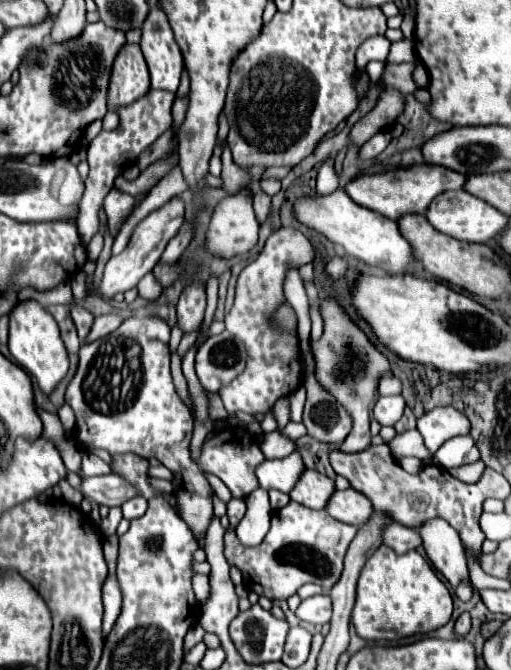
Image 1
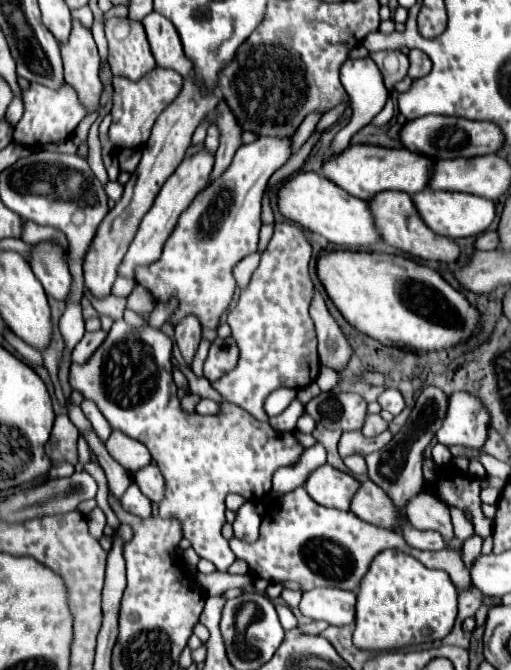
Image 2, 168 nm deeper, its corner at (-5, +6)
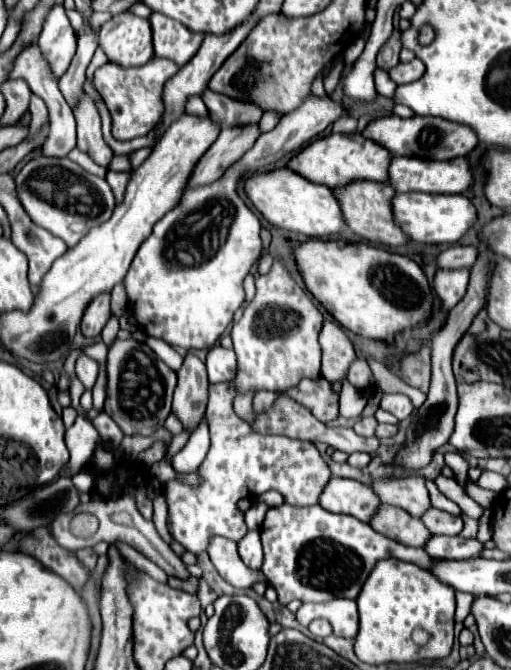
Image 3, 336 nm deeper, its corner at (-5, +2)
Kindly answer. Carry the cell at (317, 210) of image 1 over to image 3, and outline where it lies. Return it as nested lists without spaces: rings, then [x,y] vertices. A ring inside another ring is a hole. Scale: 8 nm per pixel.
[[[276,168],[270,172],[256,172],[246,178],[244,192],[254,204],[254,208],[274,226],[290,232],[298,232],[310,238],[328,238],[344,228],[344,218],[340,204],[336,202],[332,190],[322,184],[314,184],[288,168]]]

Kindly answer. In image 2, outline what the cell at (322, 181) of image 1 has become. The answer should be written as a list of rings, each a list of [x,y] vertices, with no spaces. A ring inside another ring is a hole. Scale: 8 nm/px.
[[[348,60],[344,62],[342,66],[342,72],[340,72],[340,80],[342,80],[342,86],[346,88],[348,96],[350,96],[350,106],[352,106],[352,118],[348,122],[348,126],[344,126],[332,140],[330,144],[330,150],[328,150],[328,158],[336,156],[336,154],[342,154],[342,150],[346,150],[350,146],[350,138],[360,130],[364,128],[386,104],[388,100],[388,90],[384,86],[384,80],[382,80],[382,74],[378,70],[378,66],[372,62],[372,60]]]

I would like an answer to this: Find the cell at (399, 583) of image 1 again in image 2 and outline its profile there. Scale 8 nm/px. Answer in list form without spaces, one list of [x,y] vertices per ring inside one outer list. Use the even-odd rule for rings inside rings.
[[[402,550],[380,552],[358,588],[354,642],[362,650],[392,650],[444,638],[458,614],[458,592],[444,570],[432,570]]]

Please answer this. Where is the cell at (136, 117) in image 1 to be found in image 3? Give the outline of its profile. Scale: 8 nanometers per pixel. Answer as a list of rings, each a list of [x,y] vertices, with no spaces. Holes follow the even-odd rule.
[[[150,58],[144,66],[124,68],[114,62],[106,62],[94,72],[94,84],[100,92],[110,116],[112,116],[112,136],[116,140],[132,140],[136,136],[146,136],[160,116],[164,114],[164,102],[162,102],[162,88],[168,78],[172,78],[178,72],[176,62],[168,58]]]

